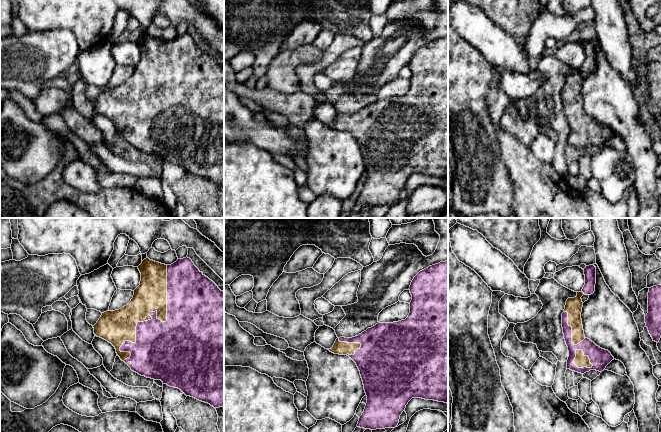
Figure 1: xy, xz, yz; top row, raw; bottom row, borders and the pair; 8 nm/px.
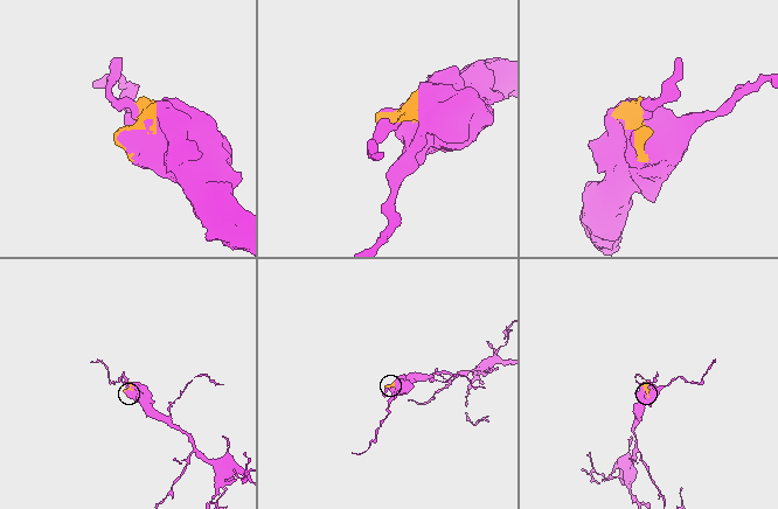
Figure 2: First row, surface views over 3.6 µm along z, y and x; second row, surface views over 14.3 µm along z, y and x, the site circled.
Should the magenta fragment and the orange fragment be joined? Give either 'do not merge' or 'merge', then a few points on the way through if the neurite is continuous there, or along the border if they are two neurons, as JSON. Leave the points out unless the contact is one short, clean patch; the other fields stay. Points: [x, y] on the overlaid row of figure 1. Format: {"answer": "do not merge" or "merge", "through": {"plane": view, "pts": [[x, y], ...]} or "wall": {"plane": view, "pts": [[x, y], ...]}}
{"answer": "merge"}

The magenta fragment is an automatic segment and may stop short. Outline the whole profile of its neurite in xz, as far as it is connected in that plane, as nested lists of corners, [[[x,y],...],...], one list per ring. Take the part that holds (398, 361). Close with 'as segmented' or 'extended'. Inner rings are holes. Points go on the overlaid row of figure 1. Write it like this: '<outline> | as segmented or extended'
[[[448,261],[420,271],[410,285],[412,300],[405,320],[378,323],[352,338],[337,338],[330,352],[349,356],[357,365],[367,396],[357,427],[376,430],[397,427],[400,415],[412,398],[448,404]]] | extended

